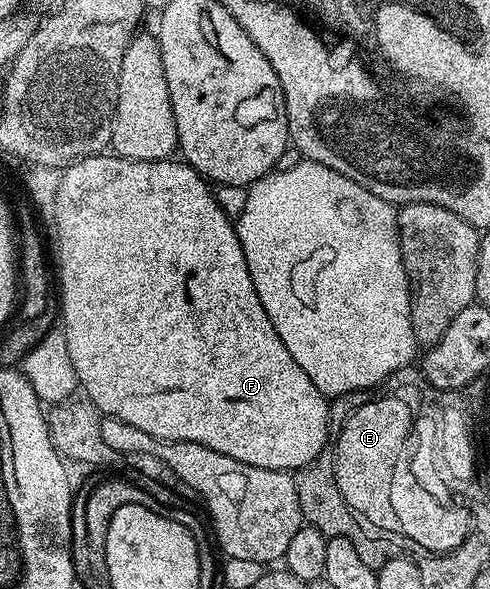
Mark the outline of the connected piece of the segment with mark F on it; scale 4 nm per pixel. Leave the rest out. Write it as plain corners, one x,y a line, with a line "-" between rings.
98,155
84,157
77,161
73,173
65,177
65,189
61,189
59,201
59,213
55,217
57,223
57,273
61,276
61,307
59,306
59,321
67,335
67,351
71,351
71,364
75,366
77,384
83,390
93,408
106,417
114,417
123,423
131,423
131,427
139,427
139,431
147,431
156,440
163,441
190,441
199,443
203,447
211,447
211,451
219,451
223,455
231,455
231,459
239,459
239,463
247,463
251,467
263,467
264,469
283,469
296,471
302,469
307,463
311,463
320,453
326,452
328,443
331,441
331,426
329,423
329,401
325,394
307,379
307,371
291,359
291,351
283,347
283,339
275,335
275,327
271,327
271,319
267,319
267,311
263,311
263,303
259,303
259,295
255,291
255,283
251,283
251,275
247,271
247,259
243,259
243,247
237,238
237,230
234,222
219,207
214,190
207,184
206,178
202,177
197,170
193,169
181,159
168,159
162,161
134,161
116,155

